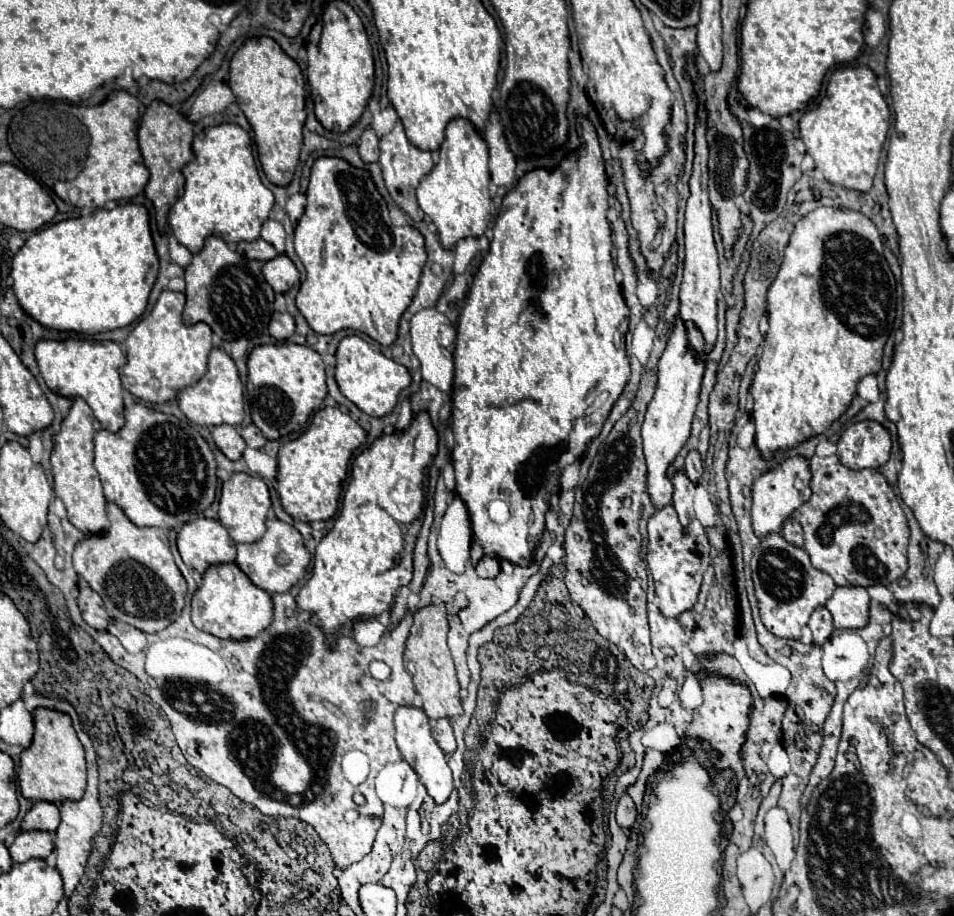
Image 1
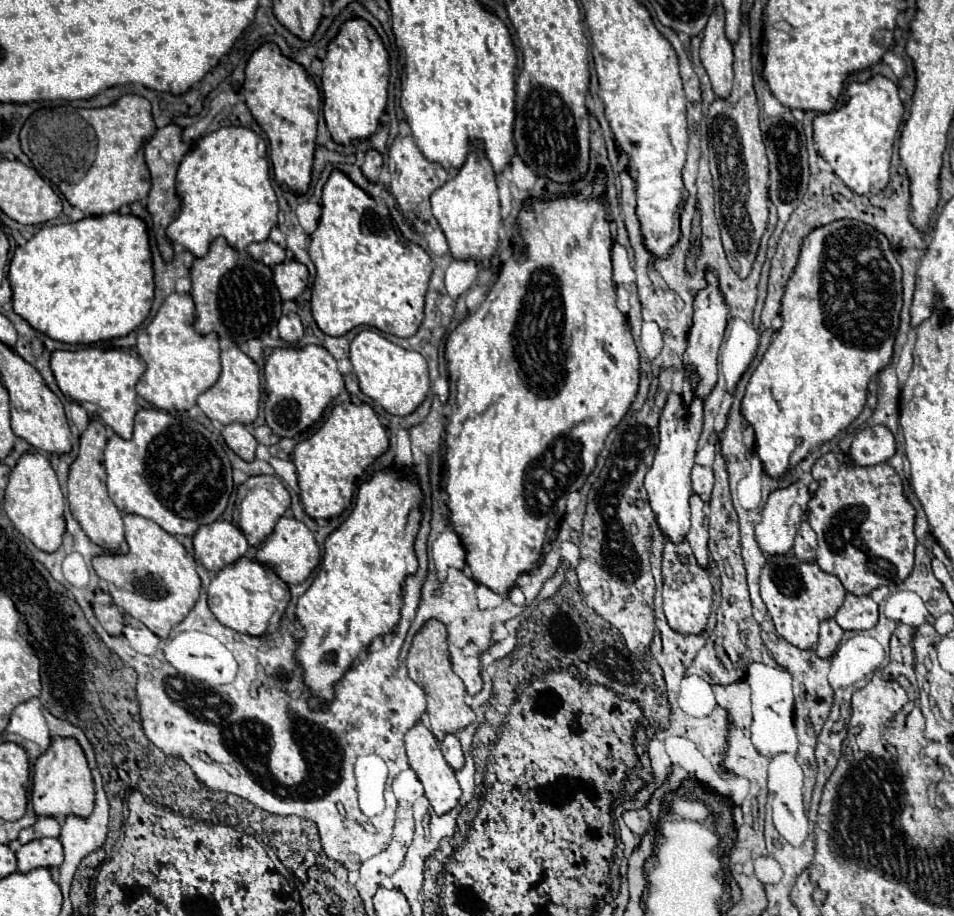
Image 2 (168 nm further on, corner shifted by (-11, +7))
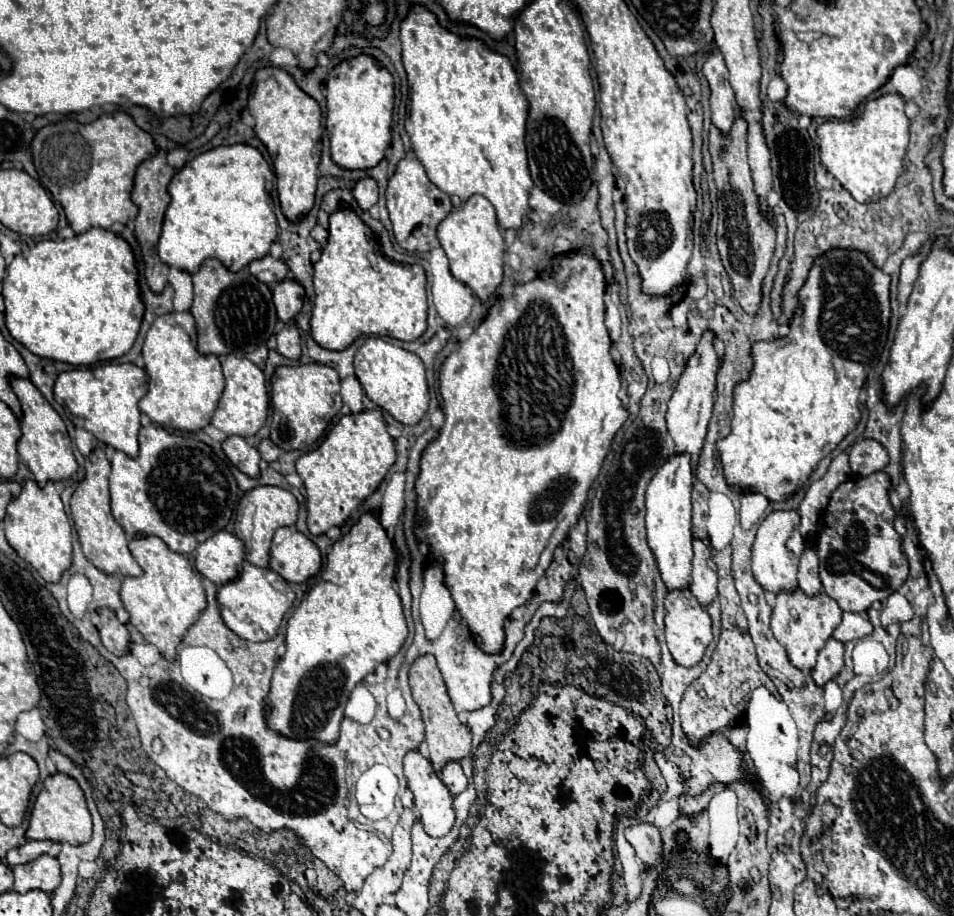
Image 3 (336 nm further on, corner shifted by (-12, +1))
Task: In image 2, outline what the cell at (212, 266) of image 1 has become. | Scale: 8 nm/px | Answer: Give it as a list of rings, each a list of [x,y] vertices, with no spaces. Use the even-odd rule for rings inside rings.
[[[215,238],[207,256],[193,262],[191,282],[191,298],[197,308],[195,332],[199,334],[215,332],[219,338],[229,338],[235,344],[241,344],[269,334],[281,318],[281,298],[269,266],[253,260],[247,252],[233,250],[225,238]]]

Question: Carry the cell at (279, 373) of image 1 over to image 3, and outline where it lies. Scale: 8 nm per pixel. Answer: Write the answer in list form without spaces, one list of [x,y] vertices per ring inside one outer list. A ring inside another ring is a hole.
[[[296,364],[278,366],[272,374],[272,424],[270,438],[284,450],[304,448],[320,438],[328,422],[340,412],[340,378],[336,370],[324,364]]]

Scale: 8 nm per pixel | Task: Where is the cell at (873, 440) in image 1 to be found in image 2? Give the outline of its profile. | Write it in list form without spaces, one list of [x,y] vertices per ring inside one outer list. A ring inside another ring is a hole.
[[[871,426],[861,430],[853,442],[849,456],[859,466],[875,466],[889,460],[895,454],[893,434],[885,426]]]

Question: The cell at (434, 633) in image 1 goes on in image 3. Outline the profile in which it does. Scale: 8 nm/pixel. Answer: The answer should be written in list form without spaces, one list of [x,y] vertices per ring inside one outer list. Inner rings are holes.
[[[424,654],[420,658],[414,660],[414,664],[410,666],[408,672],[410,678],[410,688],[412,688],[412,696],[416,700],[416,704],[422,710],[422,718],[426,724],[426,742],[430,746],[430,760],[434,770],[438,772],[440,766],[444,766],[444,762],[448,760],[460,760],[464,756],[470,754],[470,740],[472,734],[468,730],[468,726],[464,726],[452,706],[448,688],[444,686],[444,678],[436,666],[436,658],[432,654]]]

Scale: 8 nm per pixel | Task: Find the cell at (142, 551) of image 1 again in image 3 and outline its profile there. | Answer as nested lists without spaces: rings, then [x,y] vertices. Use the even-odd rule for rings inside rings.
[[[158,536],[132,538],[128,548],[144,574],[122,578],[122,604],[130,614],[130,622],[138,628],[146,642],[154,644],[164,658],[174,660],[176,646],[182,640],[186,628],[194,624],[206,608],[206,594],[200,576],[196,570],[192,570],[192,564],[186,556],[172,552]]]

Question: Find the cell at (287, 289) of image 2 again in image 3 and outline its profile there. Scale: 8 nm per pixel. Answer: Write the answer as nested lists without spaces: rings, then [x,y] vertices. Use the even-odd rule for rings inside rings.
[[[282,280],[274,288],[274,302],[276,302],[276,314],[280,320],[288,322],[296,318],[296,314],[302,308],[304,298],[304,286],[300,286],[296,280]]]

